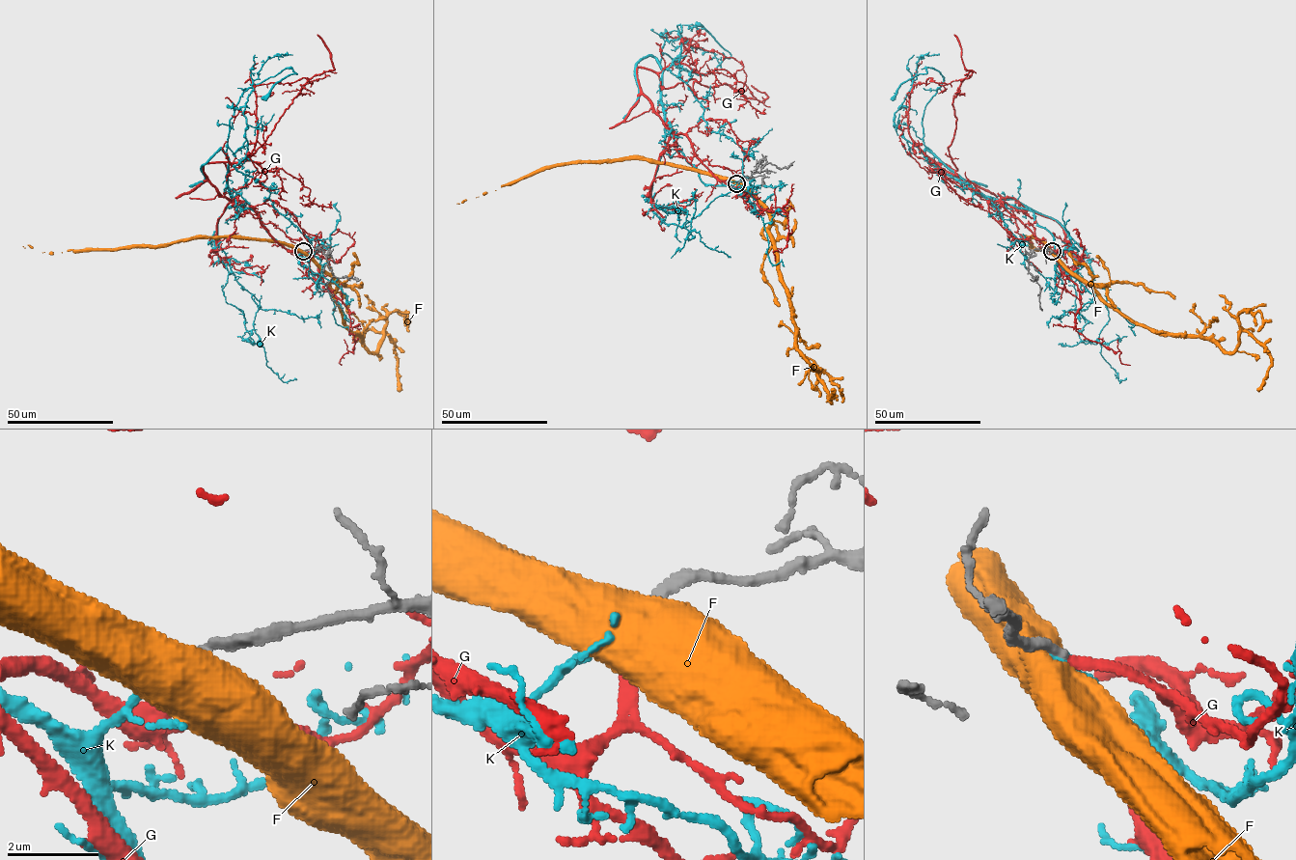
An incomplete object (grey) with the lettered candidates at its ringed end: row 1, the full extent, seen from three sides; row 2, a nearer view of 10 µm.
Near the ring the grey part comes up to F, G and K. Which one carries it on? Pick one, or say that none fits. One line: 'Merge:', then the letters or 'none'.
Merge: G

